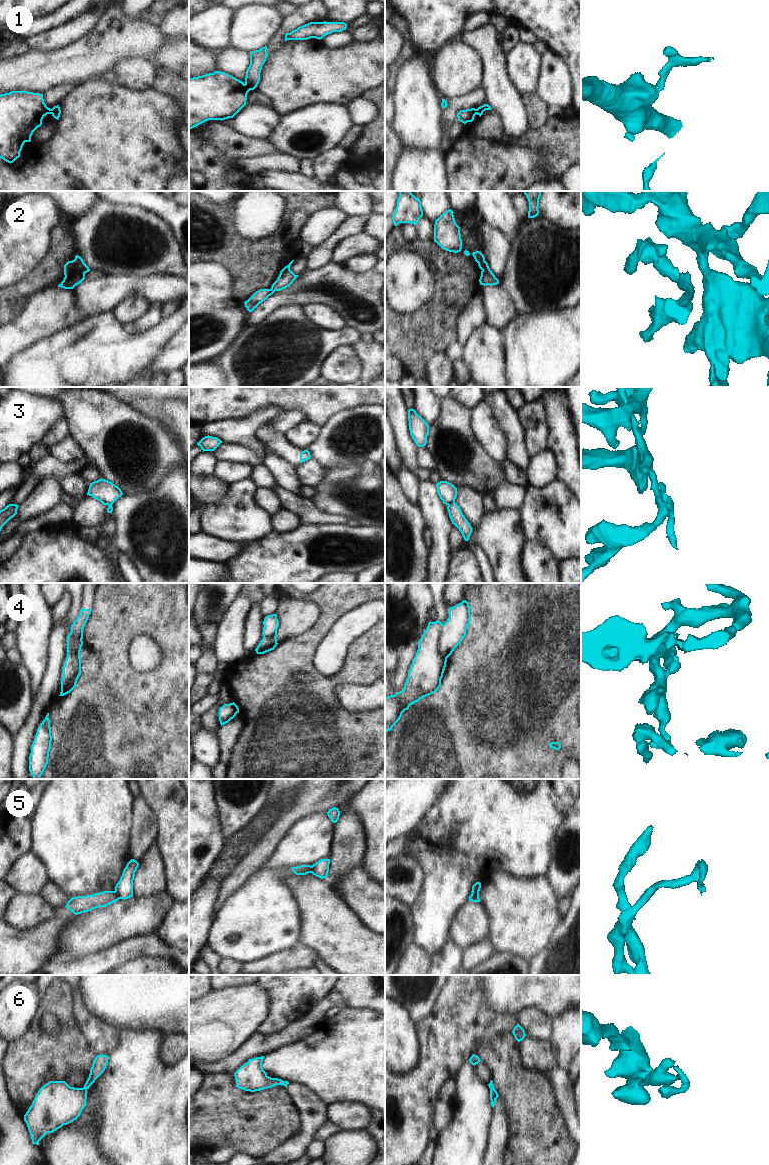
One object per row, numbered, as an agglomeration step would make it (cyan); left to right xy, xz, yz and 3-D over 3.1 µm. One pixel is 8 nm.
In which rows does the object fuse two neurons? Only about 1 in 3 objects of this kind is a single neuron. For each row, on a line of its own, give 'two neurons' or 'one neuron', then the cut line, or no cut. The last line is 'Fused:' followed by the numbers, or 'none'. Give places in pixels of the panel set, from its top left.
1: two neurons | xz (245, 83), (250, 89)
2: two neurons | xy (74, 259), (76, 268), (84, 274)
3: two neurons | yz (454, 501), (448, 505)
4: two neurons | yz (441, 624), (438, 650), (446, 658)
5: two neurons | xy (114, 891), (119, 898)
6: one neuron | no cut
Fused: 1, 2, 3, 4, 5

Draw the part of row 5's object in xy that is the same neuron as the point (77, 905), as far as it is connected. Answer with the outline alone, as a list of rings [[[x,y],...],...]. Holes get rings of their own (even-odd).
[[[103,891],[93,895],[72,897],[65,907],[78,915],[99,907],[106,907],[118,900],[119,898],[115,891]]]

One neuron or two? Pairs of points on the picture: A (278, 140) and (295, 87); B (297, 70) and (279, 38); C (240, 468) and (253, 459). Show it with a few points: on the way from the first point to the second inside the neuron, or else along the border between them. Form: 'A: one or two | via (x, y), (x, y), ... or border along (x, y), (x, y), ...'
A: two | border along (309, 104), (281, 116)
B: two | border along (285, 41), (281, 47), (268, 55)
C: two | border along (224, 460), (248, 463), (252, 466)

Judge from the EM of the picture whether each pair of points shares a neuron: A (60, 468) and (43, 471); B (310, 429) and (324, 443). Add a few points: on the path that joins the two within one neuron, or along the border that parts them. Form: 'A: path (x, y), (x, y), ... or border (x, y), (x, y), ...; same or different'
A: path (56, 468), (47, 468); same
B: border (321, 427), (320, 433), (307, 449); different

